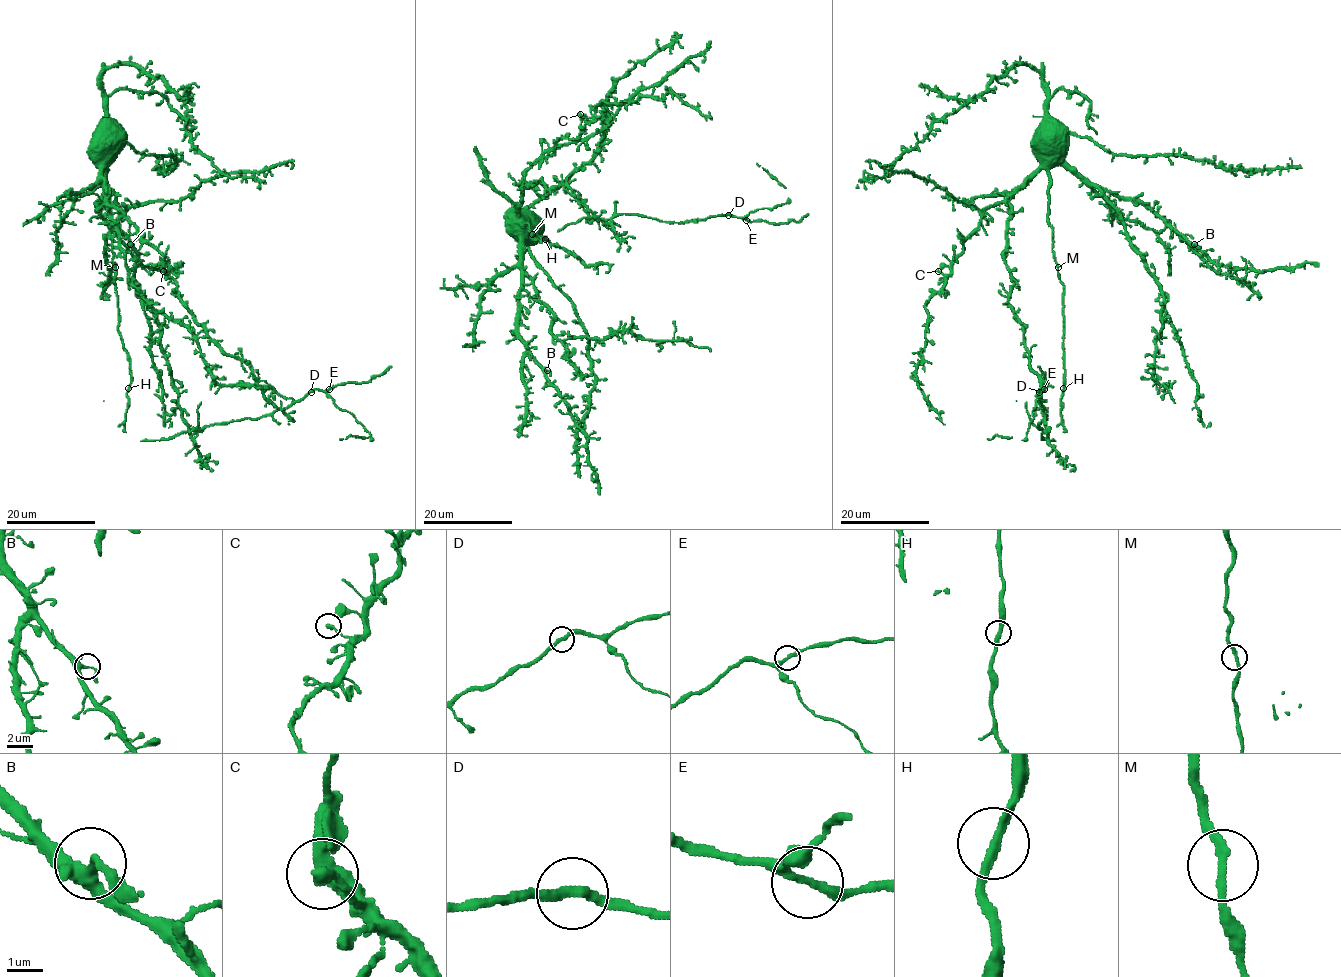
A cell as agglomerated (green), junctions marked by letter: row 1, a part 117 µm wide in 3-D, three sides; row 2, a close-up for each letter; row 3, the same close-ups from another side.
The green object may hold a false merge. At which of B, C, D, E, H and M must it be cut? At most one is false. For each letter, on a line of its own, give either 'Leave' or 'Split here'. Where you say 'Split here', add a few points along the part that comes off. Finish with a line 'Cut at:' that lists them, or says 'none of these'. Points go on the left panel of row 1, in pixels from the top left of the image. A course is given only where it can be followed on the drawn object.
B: Leave
C: Leave
D: Leave
E: Leave
H: Leave
M: Leave
Cut at: none of these

